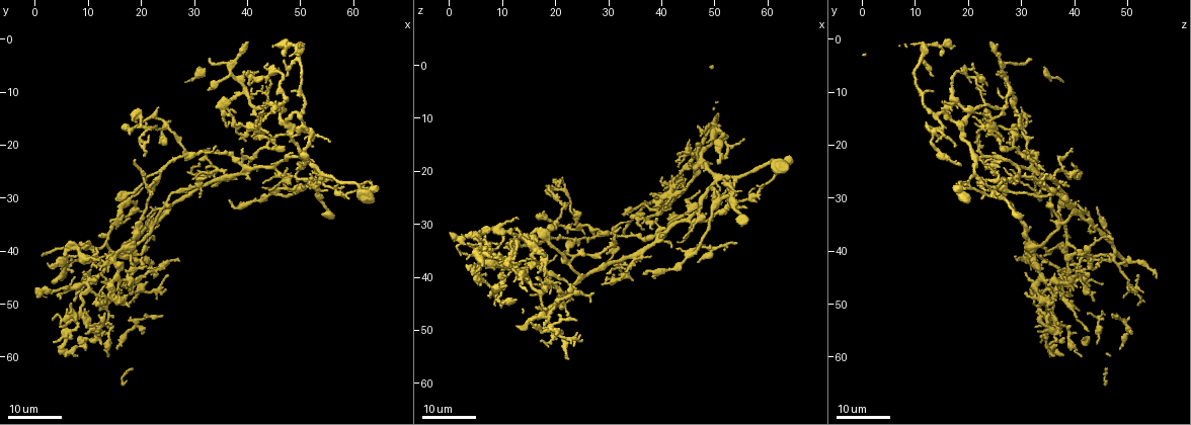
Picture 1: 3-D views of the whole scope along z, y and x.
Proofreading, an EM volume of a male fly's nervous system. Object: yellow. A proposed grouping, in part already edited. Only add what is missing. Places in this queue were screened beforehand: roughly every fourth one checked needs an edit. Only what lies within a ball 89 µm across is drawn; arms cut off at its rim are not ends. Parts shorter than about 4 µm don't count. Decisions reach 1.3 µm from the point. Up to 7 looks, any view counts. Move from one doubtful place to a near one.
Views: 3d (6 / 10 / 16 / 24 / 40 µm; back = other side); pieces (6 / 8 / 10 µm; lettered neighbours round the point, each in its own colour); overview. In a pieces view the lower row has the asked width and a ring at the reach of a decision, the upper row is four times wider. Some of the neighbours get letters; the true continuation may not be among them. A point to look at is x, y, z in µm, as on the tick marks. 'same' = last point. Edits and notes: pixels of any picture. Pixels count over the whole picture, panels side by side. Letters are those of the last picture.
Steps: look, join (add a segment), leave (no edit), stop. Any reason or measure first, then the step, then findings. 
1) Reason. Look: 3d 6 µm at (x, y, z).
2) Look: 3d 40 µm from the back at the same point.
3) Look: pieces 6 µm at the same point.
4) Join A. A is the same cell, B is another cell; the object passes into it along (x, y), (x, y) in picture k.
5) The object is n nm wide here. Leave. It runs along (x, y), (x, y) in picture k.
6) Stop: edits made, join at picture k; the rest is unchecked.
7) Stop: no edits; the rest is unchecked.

Tapers out. Look: 3d 16 µm at (9.0, 41.0, 33.5).

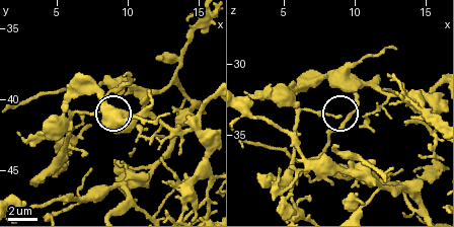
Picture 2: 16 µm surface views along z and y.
Look: pieces 10 µm at the same point.

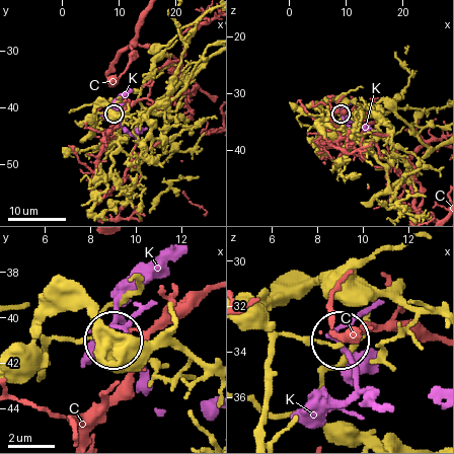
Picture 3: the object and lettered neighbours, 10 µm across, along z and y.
Leave. C and K are other cells; none of them fits.

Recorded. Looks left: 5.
An open end. Look: 3d 24 µm at (32.5, 9.5, 28.5).

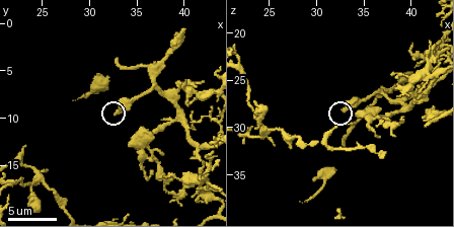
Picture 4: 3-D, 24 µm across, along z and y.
What lies round it. Look: pieces 10 µm at (32.8, 9.4, 28.2).

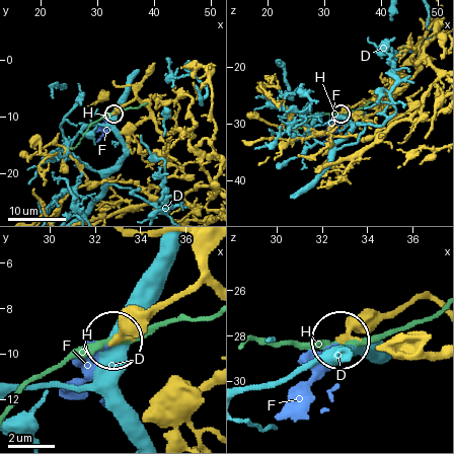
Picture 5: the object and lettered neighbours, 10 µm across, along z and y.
The object is 240 nm wide here. Join F. F is the same cell, D and H are other cells; the neuron continues.

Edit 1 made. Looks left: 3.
An open end. Look: 3d 24 µm at (52.0, 20.0, 17.5).

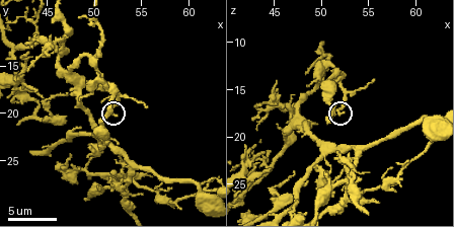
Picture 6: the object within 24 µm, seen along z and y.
Look: pieces 6 µm at (52.4, 20.0, 17.4).

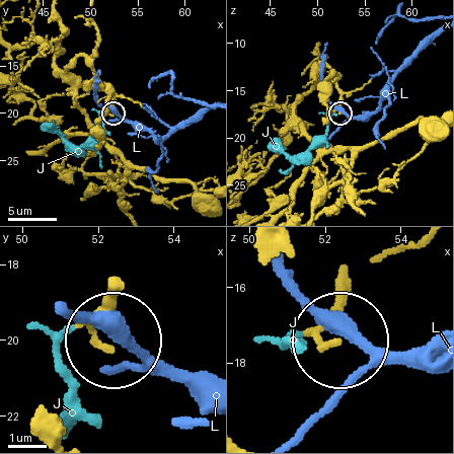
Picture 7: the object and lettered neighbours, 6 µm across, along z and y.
The object is 150 nm wide here. Join J. J is the same cell, L is another cell; it goes on there.

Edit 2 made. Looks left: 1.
Tapers out. Look: pieces 6 µm at (48.6, 9.8, 13.0).

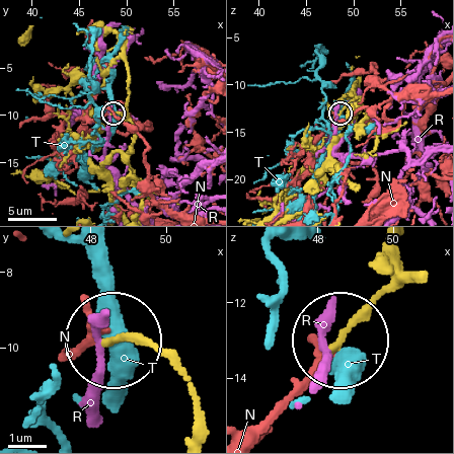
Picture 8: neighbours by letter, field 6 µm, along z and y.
The object is 160 nm wide here. Leave. N, R and T are other cells; it runs along (163, 355), (118, 343) in picture 8; none of them fits.

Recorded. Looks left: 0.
Stop: edits made, join at picture 5, join at picture 7; the rest is unchecked.

